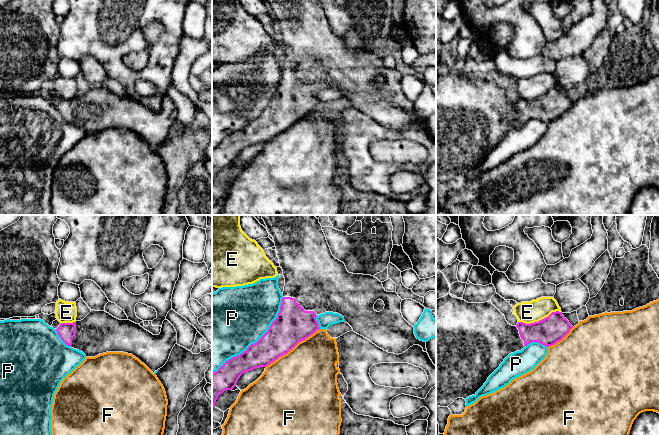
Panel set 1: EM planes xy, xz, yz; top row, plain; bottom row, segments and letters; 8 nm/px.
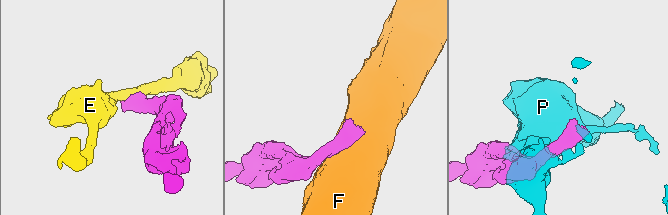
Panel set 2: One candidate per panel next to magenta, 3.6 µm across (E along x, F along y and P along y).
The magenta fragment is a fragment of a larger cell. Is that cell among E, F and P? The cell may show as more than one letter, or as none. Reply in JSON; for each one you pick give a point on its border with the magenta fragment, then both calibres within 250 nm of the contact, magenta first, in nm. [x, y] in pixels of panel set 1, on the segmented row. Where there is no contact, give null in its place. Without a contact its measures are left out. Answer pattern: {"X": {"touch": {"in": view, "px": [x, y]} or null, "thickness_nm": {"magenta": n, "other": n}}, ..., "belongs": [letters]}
{"belongs": []}

